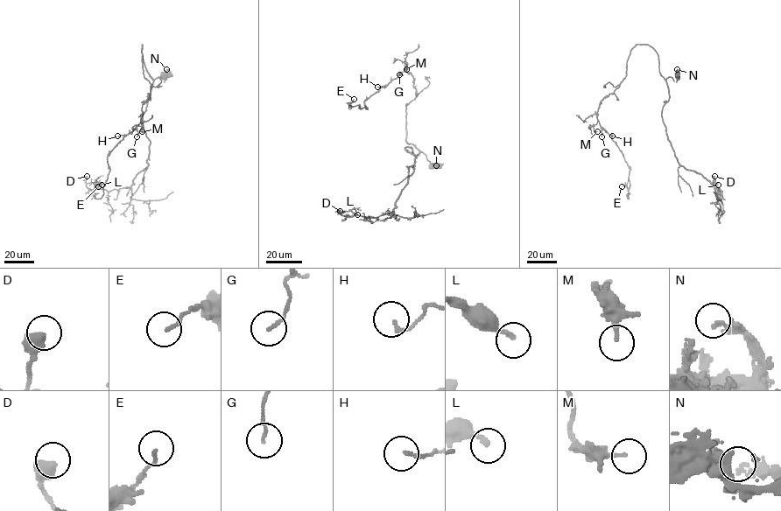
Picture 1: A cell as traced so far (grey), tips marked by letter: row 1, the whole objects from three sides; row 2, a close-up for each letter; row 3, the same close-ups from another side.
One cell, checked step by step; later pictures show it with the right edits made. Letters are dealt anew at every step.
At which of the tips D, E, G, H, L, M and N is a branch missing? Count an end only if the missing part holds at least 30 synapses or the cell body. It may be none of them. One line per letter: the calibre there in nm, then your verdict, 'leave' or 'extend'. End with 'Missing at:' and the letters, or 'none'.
D: calibre 550 nm; leave
E: calibre 130 nm; leave
G: calibre 120 nm; leave
H: calibre 140 nm; leave
L: calibre 170 nm; leave
M: calibre 180 nm; leave
N: calibre 120 nm; leave
Missing at: none

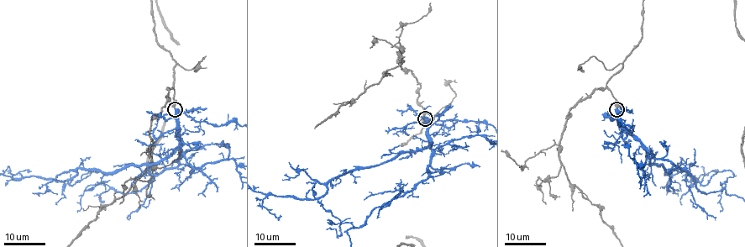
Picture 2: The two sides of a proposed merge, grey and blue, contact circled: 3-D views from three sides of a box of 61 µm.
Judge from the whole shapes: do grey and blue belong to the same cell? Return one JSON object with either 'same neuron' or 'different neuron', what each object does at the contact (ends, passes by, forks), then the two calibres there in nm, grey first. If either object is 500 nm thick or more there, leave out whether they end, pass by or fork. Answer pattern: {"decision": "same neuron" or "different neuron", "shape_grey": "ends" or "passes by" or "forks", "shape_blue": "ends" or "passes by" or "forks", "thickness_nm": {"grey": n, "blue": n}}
{"decision": "different neuron", "thickness_nm": {"grey": 460, "blue": 650}}

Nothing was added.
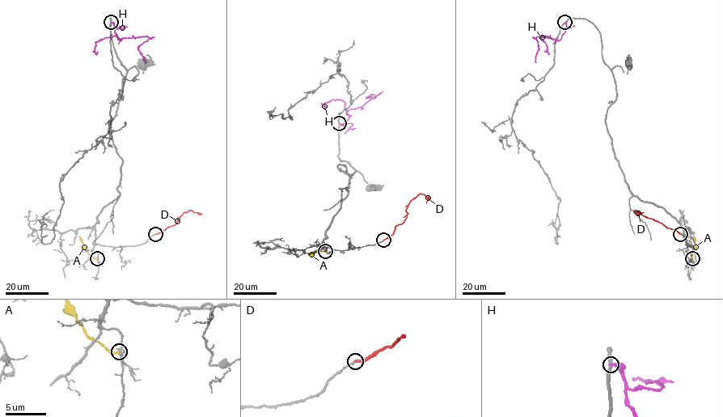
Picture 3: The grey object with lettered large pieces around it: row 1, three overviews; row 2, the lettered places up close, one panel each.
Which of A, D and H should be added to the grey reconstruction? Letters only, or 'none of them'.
none of them

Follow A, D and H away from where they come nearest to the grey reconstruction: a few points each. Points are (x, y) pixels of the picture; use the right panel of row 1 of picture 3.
A: (692, 258), (695, 246), (694, 236)
D: (680, 234), (635, 210), (644, 212)
H: (564, 22), (565, 31), (558, 40), (536, 38), (538, 47), (536, 62)

